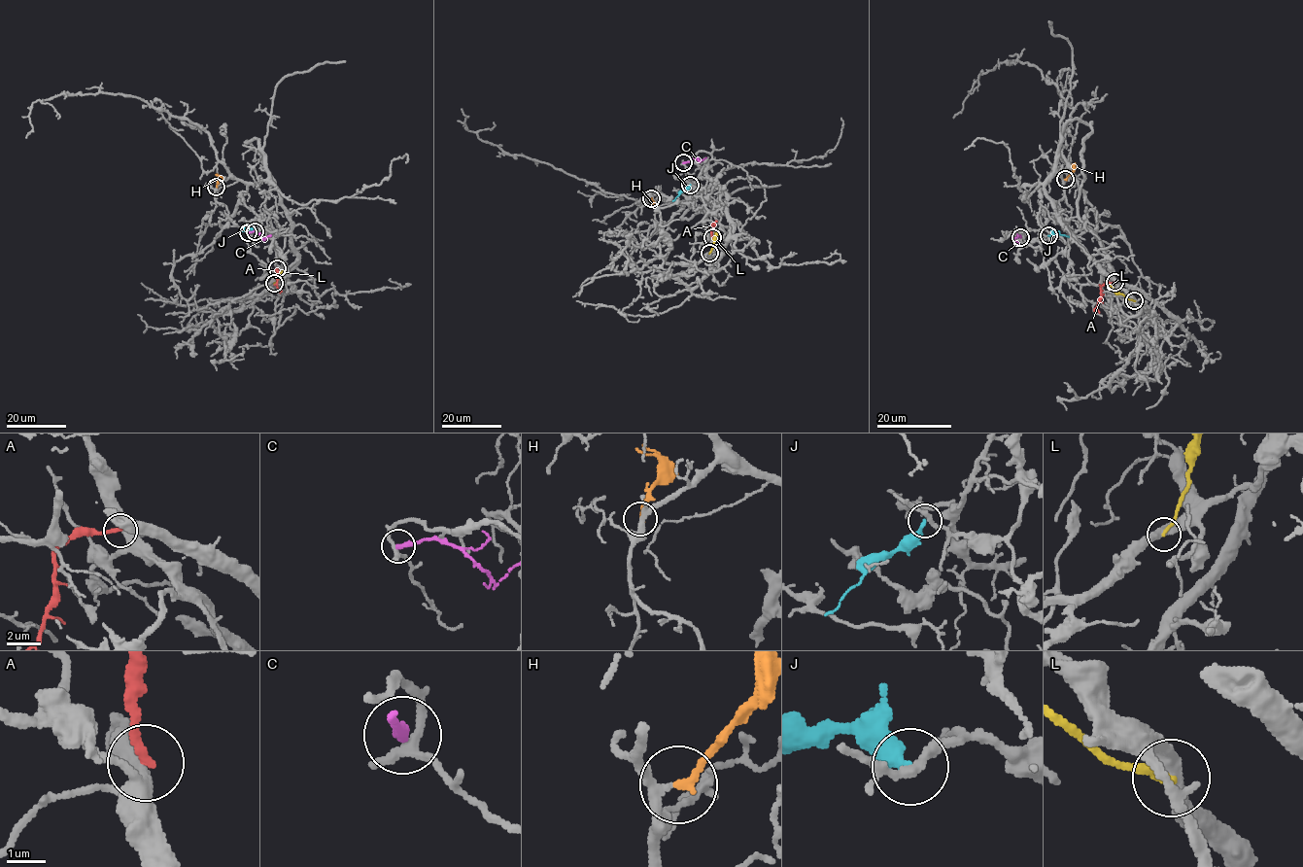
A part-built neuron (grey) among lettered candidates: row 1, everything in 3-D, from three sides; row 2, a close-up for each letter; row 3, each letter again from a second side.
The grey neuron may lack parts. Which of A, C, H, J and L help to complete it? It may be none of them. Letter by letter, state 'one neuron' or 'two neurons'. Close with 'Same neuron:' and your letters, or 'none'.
A: two neurons
C: two neurons
H: one neuron
J: two neurons
L: two neurons
Same neuron: H

